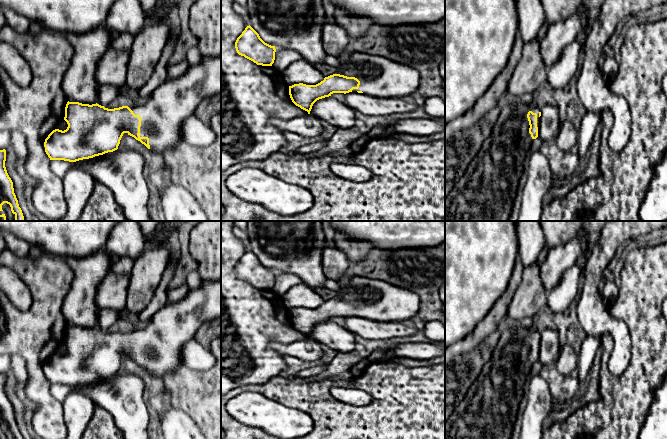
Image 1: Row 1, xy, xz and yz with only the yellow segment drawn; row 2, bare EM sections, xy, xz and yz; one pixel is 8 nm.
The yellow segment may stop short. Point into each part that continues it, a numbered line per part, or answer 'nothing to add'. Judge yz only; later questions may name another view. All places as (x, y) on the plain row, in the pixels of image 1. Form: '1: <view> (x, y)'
1: yz (488, 411)

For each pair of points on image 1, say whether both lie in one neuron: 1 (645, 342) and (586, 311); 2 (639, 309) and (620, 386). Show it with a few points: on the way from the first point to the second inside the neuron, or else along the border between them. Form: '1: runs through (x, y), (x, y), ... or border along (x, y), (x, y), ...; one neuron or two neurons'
1: border along (614, 317), (628, 327), (630, 358); two neurons
2: runs through (641, 328), (641, 365), (639, 367); one neuron

